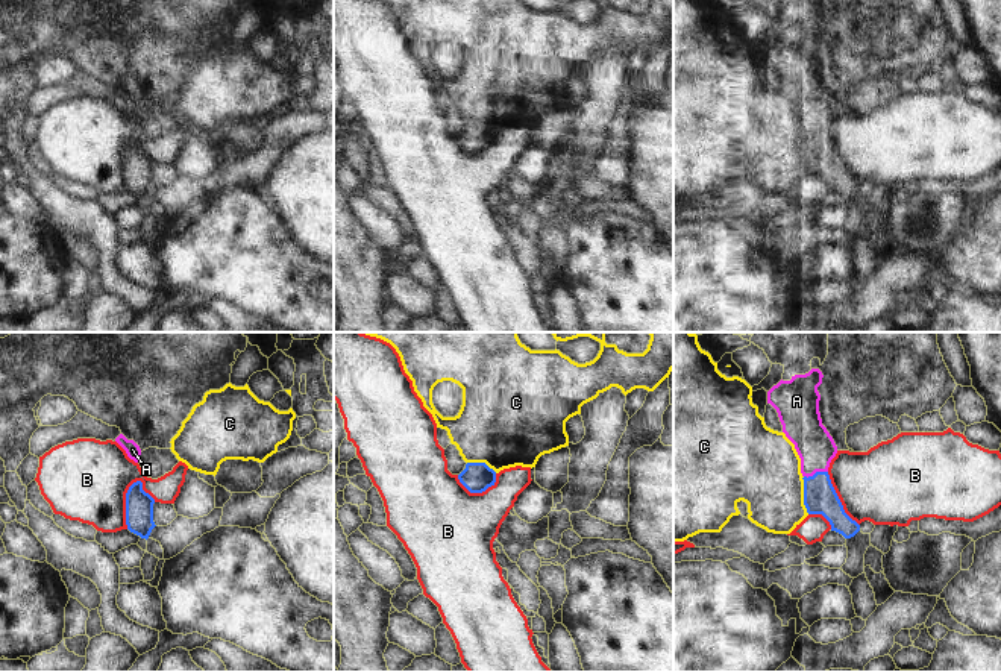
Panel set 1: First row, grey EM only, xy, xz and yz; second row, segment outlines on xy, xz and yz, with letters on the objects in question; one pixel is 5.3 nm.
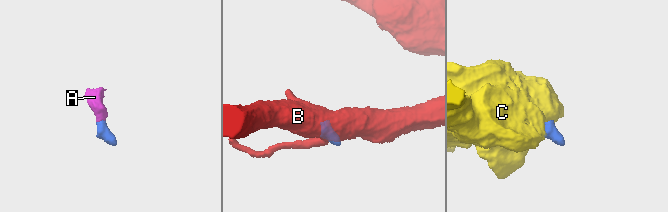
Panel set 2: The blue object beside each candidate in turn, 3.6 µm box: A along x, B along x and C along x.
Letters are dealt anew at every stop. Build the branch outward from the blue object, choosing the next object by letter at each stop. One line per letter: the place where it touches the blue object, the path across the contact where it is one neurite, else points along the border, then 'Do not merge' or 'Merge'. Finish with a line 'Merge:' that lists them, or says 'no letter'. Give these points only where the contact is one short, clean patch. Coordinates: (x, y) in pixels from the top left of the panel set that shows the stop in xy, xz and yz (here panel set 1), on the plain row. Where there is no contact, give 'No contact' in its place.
A: Touches blue at yz (815, 134). Path across: yz (819, 157), (815, 134), (813, 103). Merge
B: Touches blue at xy (126, 163). Boundary: xy (140, 140), (126, 153), (126, 188). Do not merge
C: Touches blue at yz (804, 155). Boundary: yz (803, 137), (803, 164), (809, 173). Do not merge
Merge: A

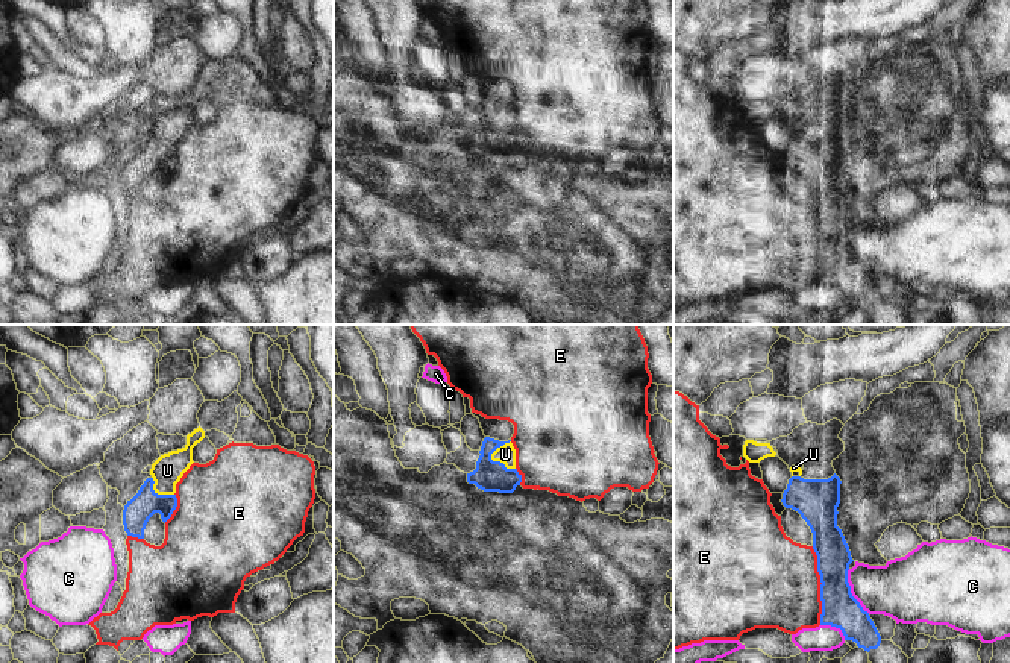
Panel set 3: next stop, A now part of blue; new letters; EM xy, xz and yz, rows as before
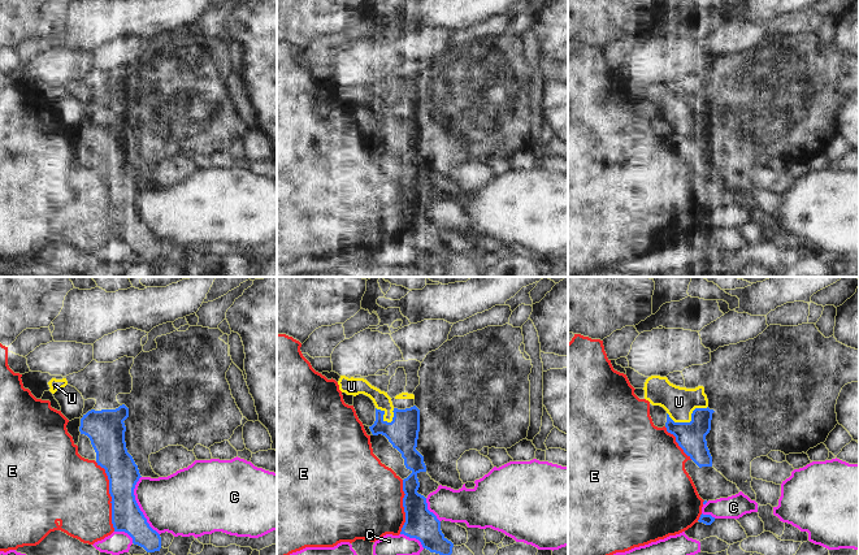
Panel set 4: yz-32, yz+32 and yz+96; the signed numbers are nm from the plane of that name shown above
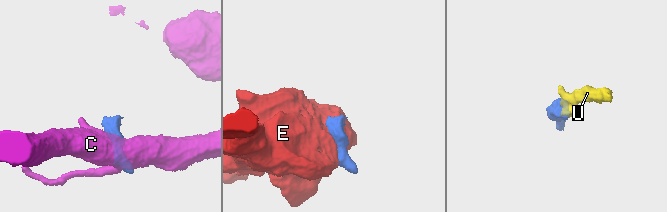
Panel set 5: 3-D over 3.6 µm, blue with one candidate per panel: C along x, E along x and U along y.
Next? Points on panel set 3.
C: Touches blue at yz (850, 252). Boundary: yz (848, 229), (850, 252), (869, 273). Do not merge
E: Touches blue at yz (821, 246). Do not merge
U: Touches blue at xz (490, 119). Path across: xz (489, 135), (490, 119), (505, 114). Merge
Merge: U

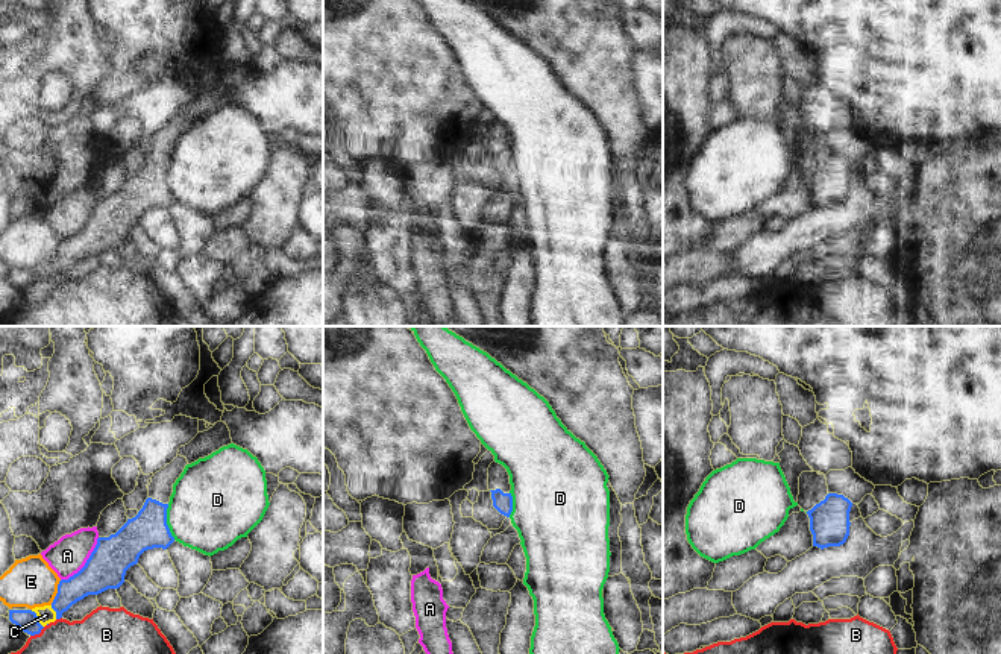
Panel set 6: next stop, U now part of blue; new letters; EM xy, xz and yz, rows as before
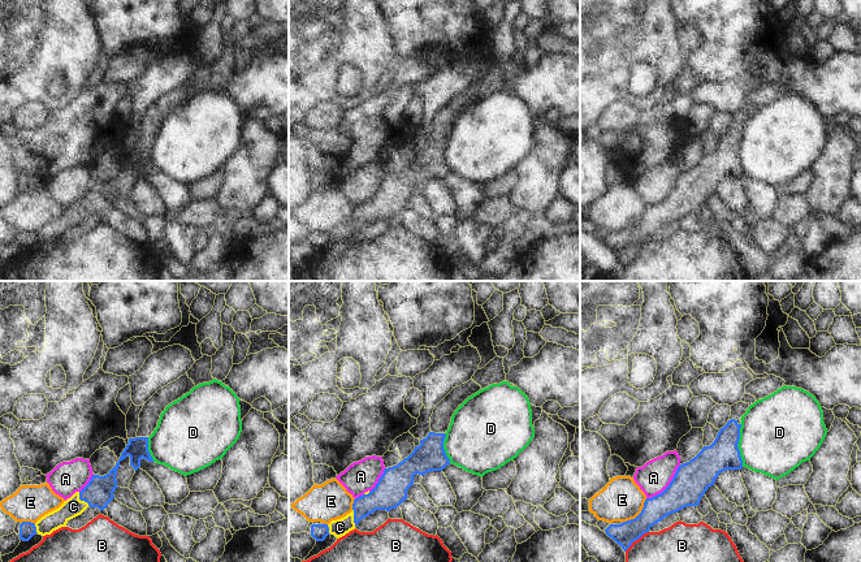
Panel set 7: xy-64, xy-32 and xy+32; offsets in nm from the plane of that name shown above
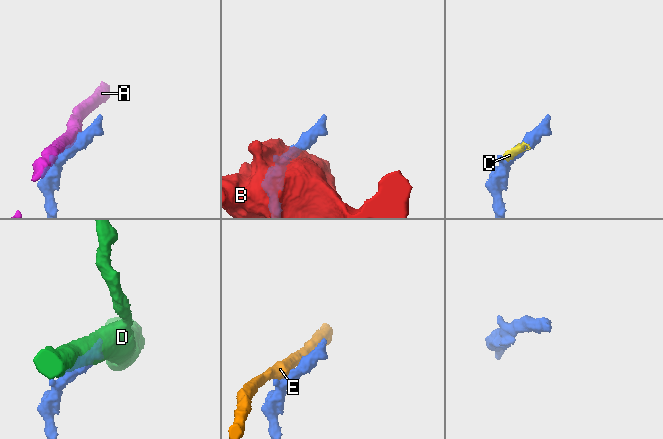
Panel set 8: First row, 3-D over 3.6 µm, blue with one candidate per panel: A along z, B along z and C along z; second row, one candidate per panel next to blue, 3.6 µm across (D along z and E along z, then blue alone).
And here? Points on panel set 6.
A: Touches blue at xy (85, 223). Boundary: xy (99, 198), (87, 222), (76, 232), (61, 240). Do not merge
B: Touches blue at xy (37, 293). Do not merge
C: Touches blue at xy (37, 278). Do not merge
D: Touches blue at xy (166, 182). Boundary: xy (167, 164), (167, 187), (175, 199). Do not merge
E: Touches blue at xy (58, 252). Boundary: xy (61, 240), (50, 264). Do not merge
Merge: no letter

